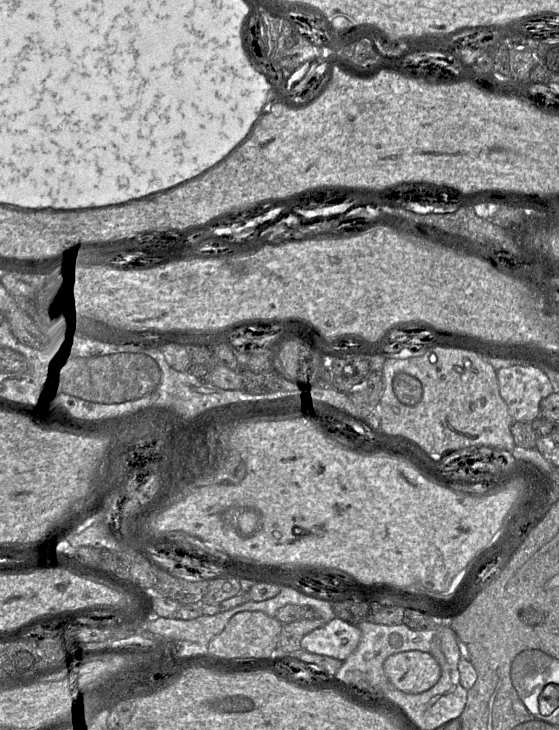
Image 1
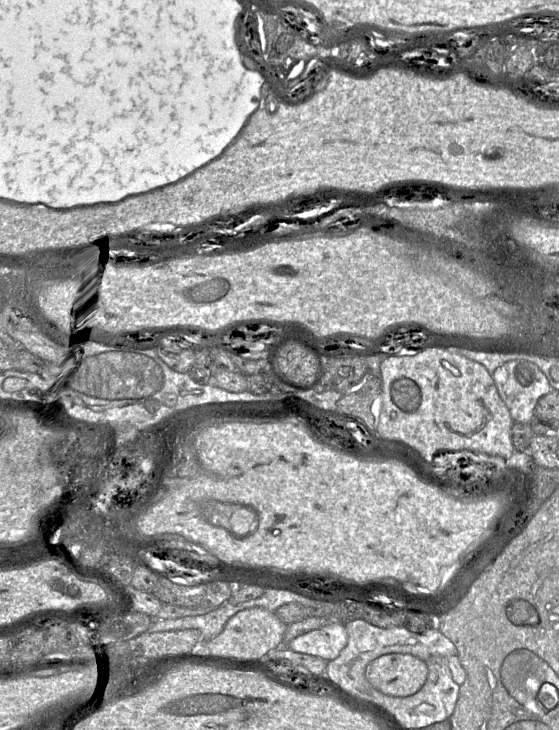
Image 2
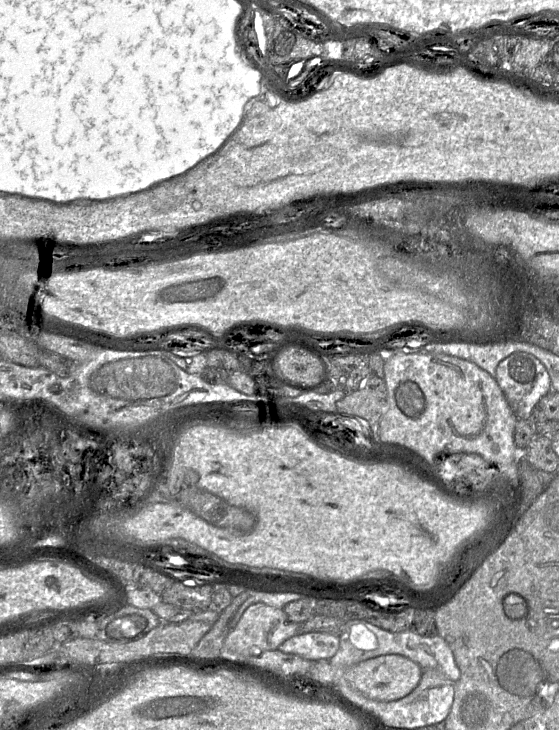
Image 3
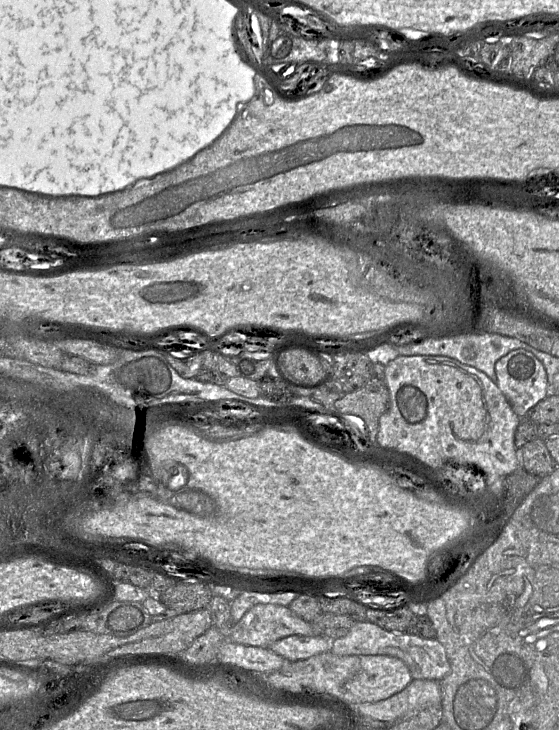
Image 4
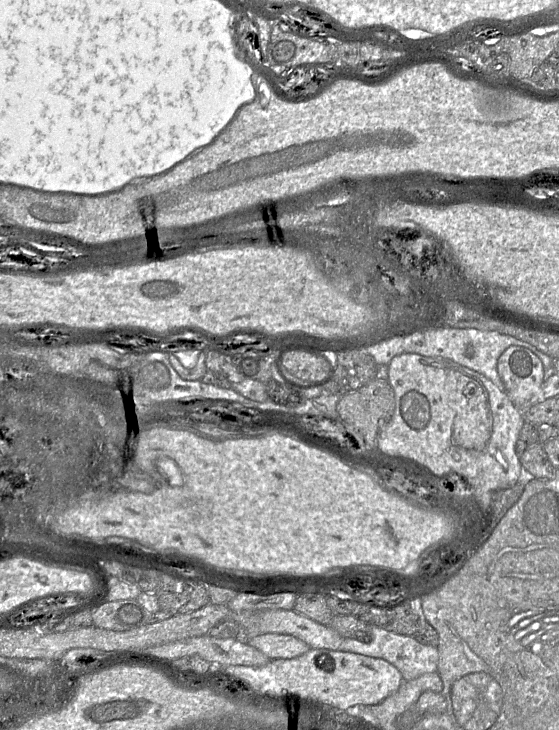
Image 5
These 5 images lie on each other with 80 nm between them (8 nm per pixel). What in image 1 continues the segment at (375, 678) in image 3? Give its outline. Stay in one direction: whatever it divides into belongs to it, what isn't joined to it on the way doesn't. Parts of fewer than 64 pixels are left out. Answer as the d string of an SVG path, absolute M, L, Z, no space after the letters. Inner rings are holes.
M410 650L389 656L384 672L393 686L407 694L431 689L440 679L441 669L430 652Z

